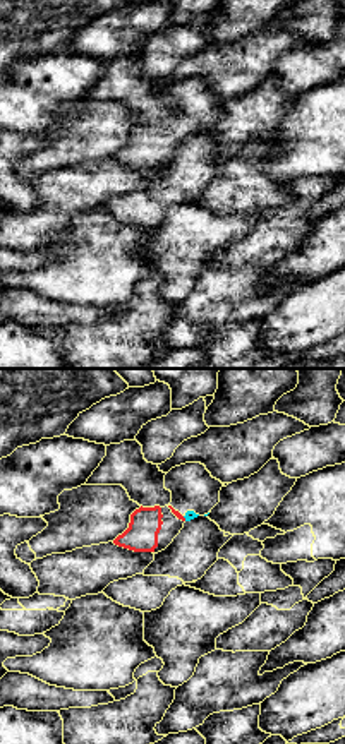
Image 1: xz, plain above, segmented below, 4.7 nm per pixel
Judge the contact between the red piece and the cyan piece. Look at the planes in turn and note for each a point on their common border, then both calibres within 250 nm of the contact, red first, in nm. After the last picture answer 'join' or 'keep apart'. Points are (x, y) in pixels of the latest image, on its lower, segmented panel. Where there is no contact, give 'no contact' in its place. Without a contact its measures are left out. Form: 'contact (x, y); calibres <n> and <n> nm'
contact (184, 518); calibres 20 and 50 nm

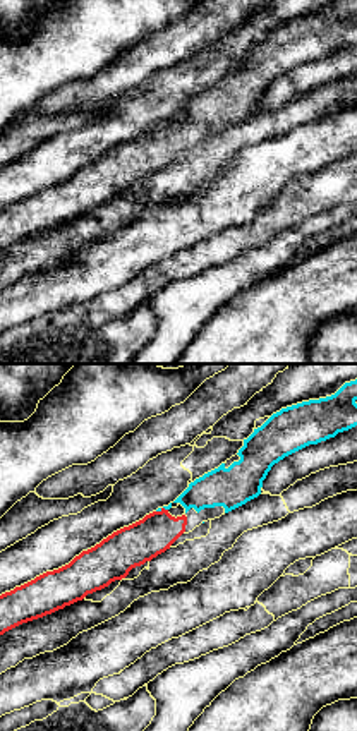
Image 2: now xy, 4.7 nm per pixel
contact (162, 508); calibres 190 and 20 nm

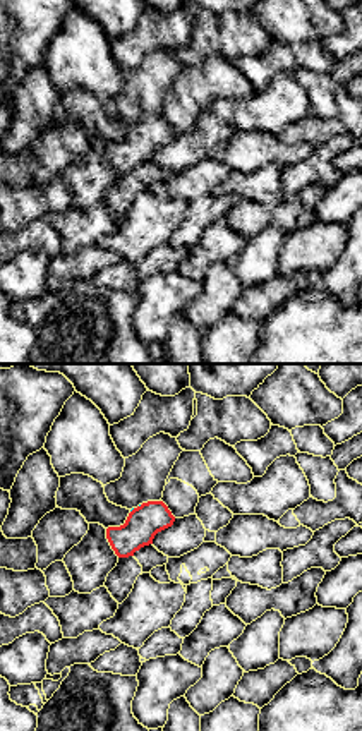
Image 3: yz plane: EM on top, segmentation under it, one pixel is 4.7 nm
contact (132, 510); calibres 160 and 20 nm

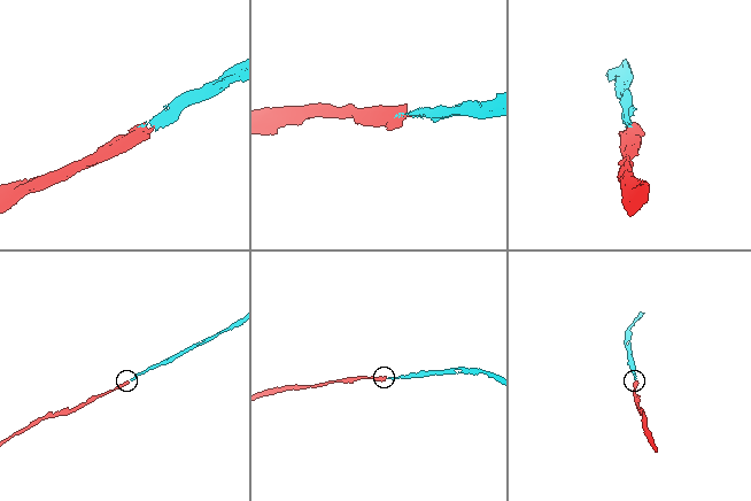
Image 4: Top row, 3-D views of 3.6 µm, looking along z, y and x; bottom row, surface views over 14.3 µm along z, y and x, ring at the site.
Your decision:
join

